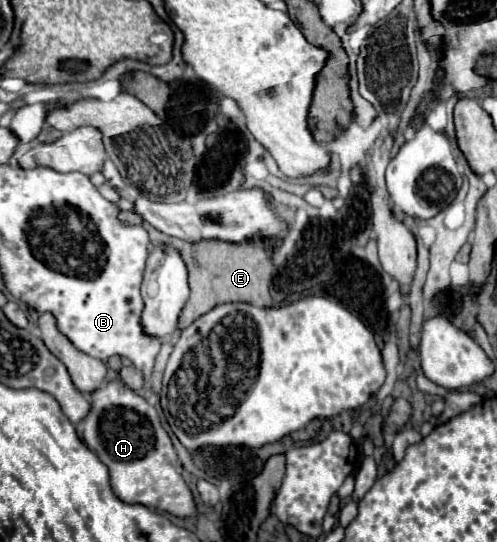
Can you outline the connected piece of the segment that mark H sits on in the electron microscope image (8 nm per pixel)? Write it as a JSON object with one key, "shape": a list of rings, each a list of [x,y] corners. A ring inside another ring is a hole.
{"shape":[[[113,379],[91,393],[91,411],[75,427],[79,439],[107,465],[111,489],[123,503],[141,503],[177,517],[195,515],[193,495],[179,473],[175,447],[161,427],[157,411],[121,379]]]}

